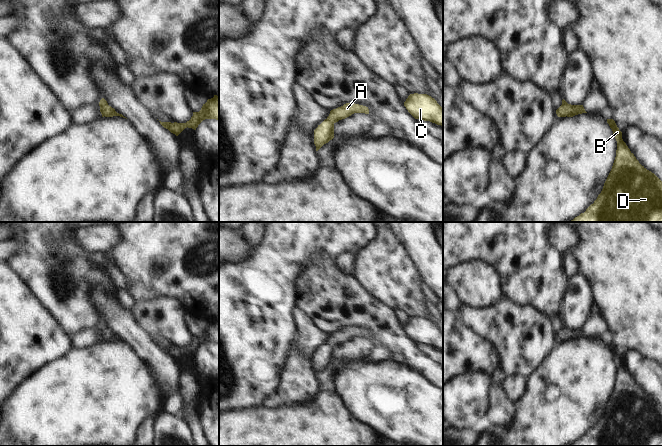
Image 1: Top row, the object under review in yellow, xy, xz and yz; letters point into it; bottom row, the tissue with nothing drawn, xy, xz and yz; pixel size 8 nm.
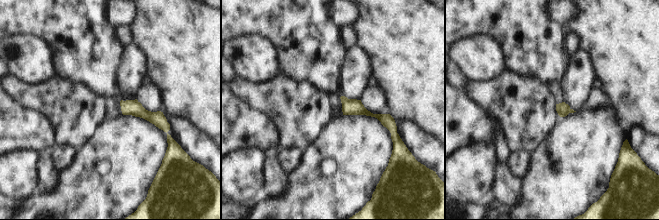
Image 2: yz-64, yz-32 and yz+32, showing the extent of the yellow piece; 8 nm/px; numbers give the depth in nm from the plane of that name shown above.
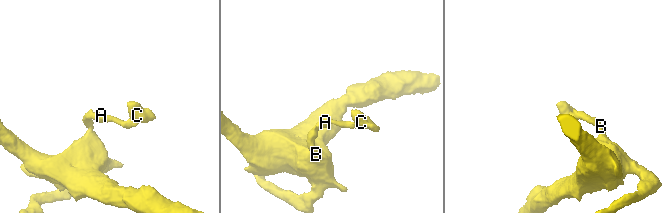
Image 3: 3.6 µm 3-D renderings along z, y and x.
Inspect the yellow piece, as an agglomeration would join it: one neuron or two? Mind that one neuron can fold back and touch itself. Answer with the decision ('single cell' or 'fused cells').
single cell

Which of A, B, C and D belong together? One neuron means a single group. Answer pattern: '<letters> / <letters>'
A B C D

